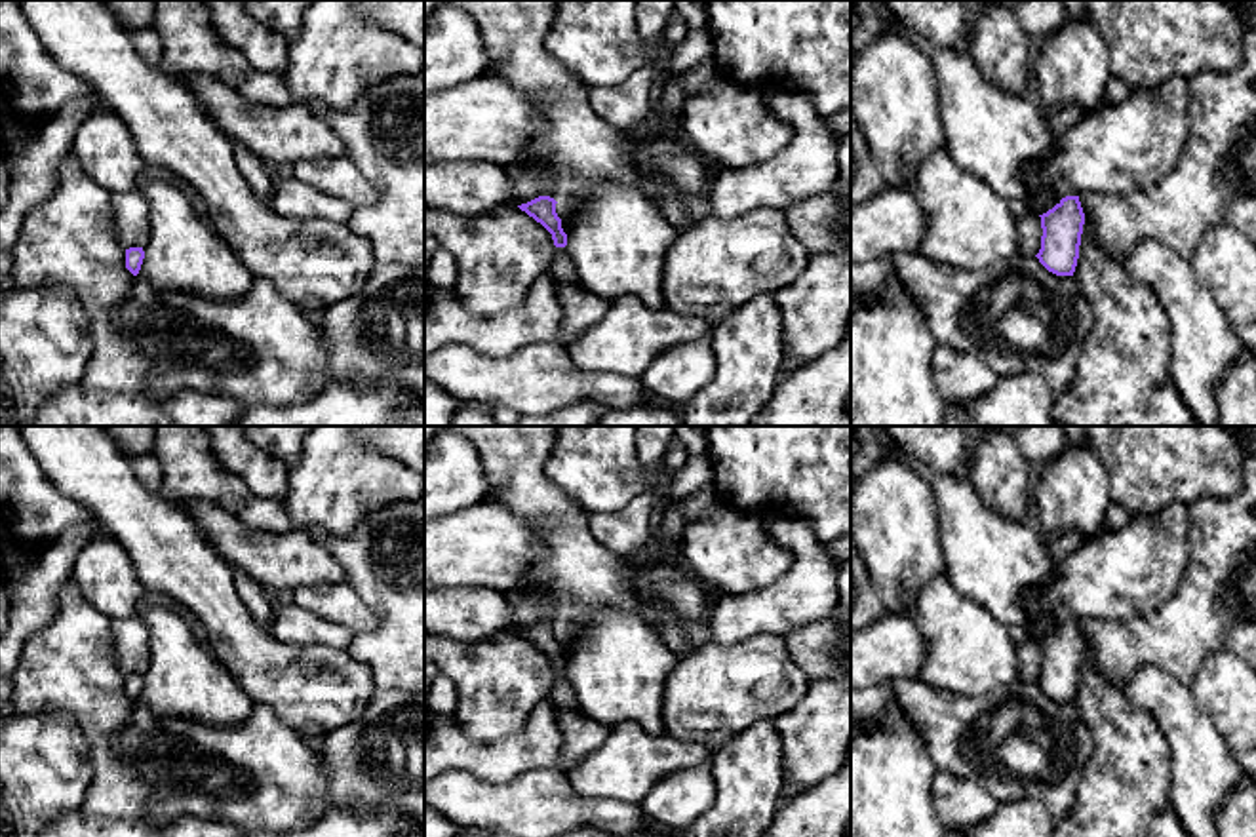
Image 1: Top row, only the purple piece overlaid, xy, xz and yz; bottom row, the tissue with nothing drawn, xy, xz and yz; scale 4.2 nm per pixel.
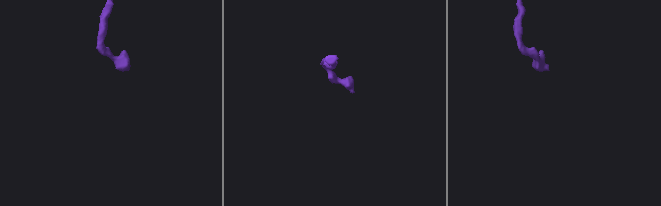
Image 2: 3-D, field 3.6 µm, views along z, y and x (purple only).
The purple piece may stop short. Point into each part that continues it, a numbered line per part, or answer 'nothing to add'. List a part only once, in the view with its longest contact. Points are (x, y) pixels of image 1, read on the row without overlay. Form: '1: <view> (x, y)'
1: xz (562, 697)

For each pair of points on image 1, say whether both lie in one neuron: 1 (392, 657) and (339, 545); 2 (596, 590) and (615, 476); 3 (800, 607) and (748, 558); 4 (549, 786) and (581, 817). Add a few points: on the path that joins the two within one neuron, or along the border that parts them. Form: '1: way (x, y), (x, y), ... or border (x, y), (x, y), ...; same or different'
1: way (392, 628), (392, 598), (368, 573); same
2: border (554, 486), (588, 516); different
3: border (796, 554), (794, 562), (771, 583), (731, 596); different
4: way (556, 794), (573, 811); same

